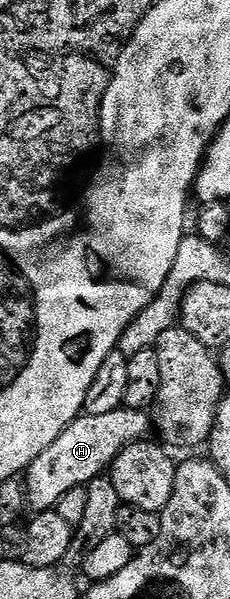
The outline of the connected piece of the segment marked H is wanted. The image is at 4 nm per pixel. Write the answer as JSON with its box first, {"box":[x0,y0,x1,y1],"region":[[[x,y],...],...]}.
{"box":[26,408,150,511],"region":[[[121,408],[106,412],[106,416],[81,413],[28,466],[26,471],[26,502],[33,511],[51,510],[70,492],[70,488],[87,486],[111,467],[115,458],[130,445],[145,441],[150,434],[150,418],[145,411]]]}

